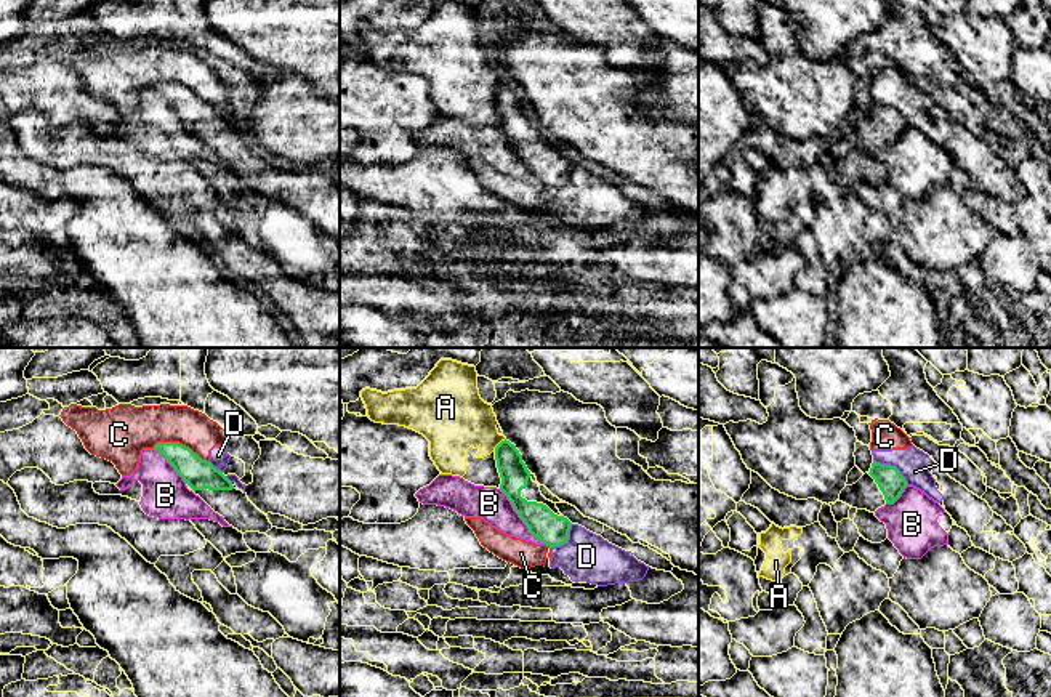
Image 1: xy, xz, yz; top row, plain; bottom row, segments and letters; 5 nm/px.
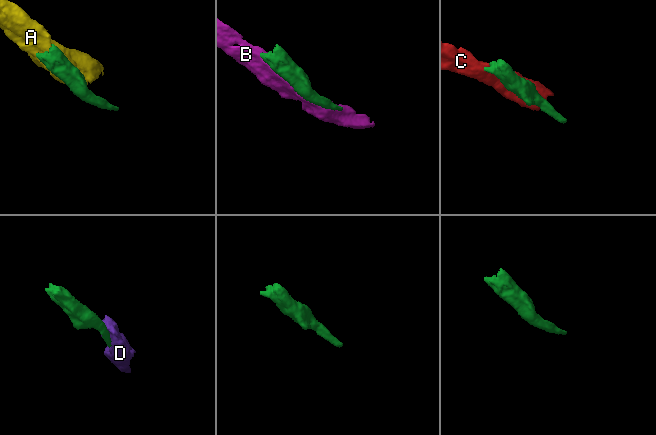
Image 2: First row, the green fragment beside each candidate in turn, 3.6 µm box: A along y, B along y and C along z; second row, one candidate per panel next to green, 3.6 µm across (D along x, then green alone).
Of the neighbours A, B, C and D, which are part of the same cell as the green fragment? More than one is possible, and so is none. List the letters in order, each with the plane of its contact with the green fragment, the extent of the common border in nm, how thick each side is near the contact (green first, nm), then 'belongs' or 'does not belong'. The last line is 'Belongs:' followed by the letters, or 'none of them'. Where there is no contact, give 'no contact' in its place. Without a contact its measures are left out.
A: xz | 90 nm | 140/320 nm | does not belong
B: xz | 360 nm | 160/170 nm | does not belong
C: xy | 300 nm | 150/240 nm | does not belong
D: yz | 200 nm | 140/150 nm | does not belong
Belongs: none of them

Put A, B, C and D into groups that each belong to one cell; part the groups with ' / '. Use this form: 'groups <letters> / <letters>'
groups A / B / C D

